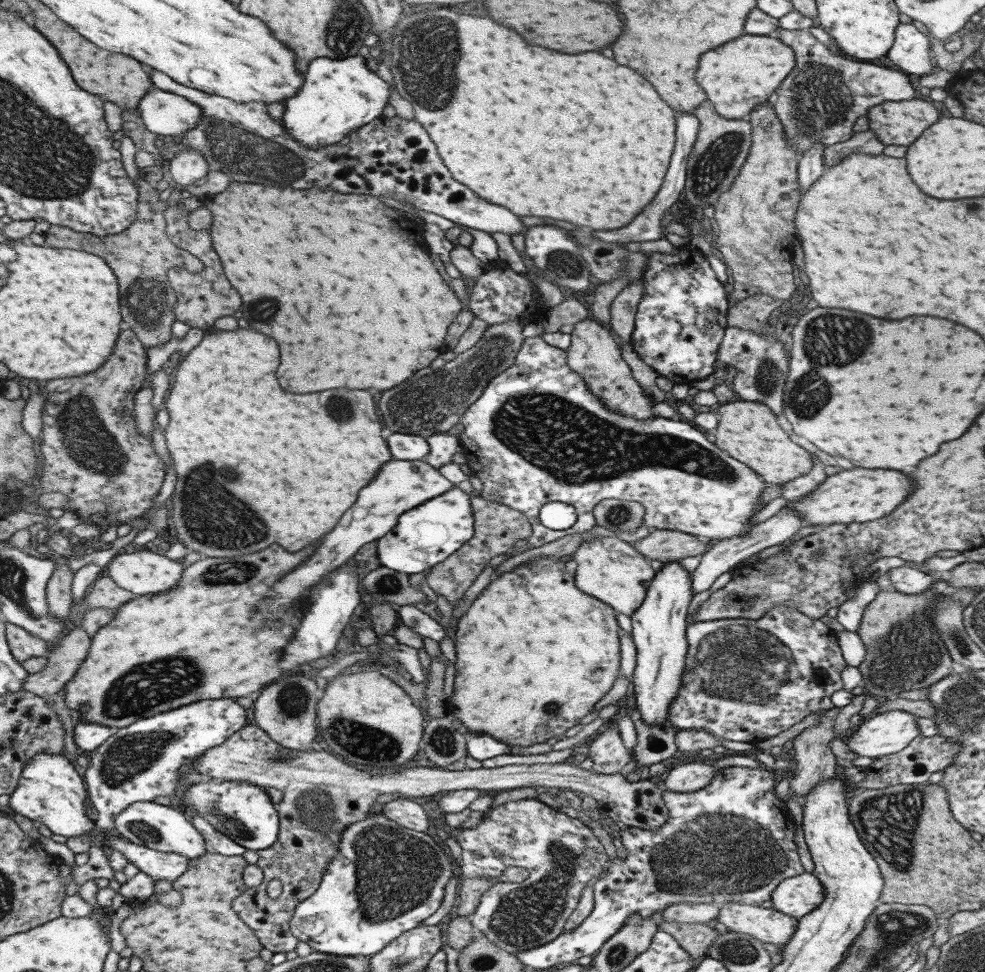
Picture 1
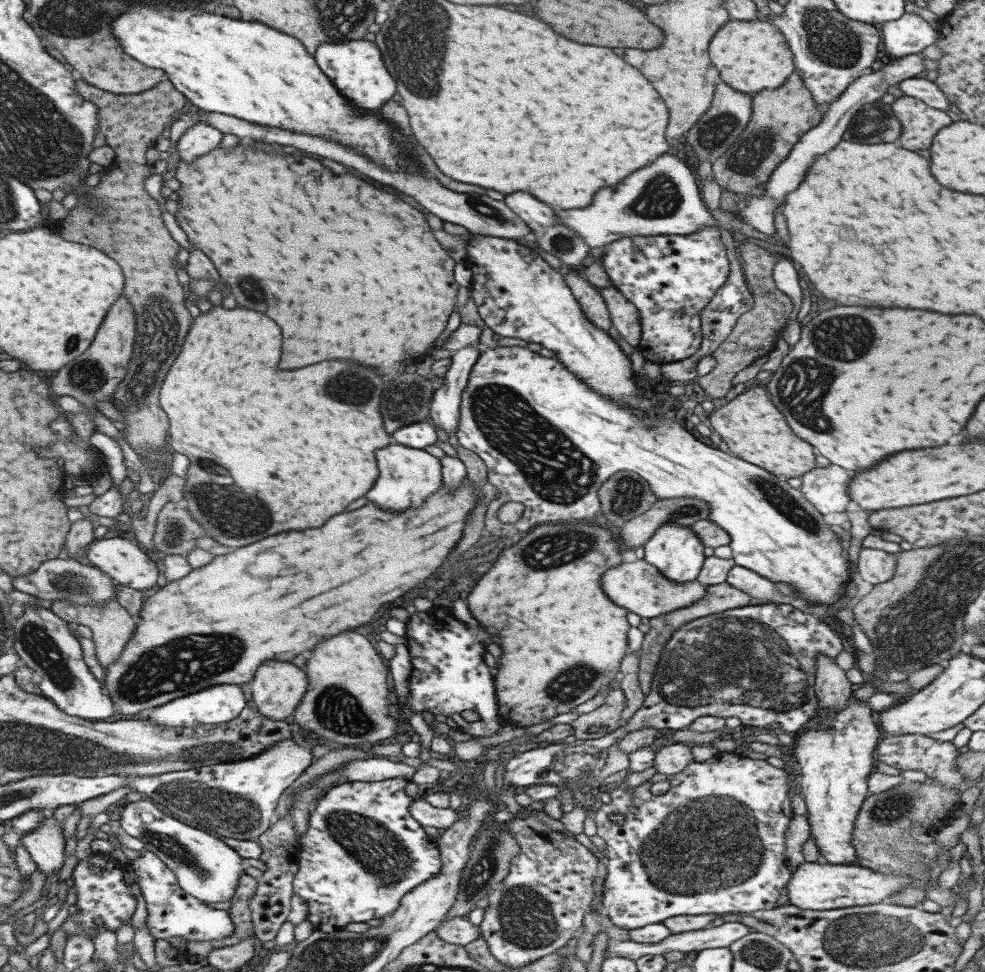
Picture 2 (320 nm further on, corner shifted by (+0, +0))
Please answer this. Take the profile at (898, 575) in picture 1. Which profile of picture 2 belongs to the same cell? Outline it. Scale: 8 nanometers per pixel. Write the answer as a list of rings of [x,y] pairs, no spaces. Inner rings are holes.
[[[861,547],[857,556],[857,573],[865,582],[876,585],[892,577],[895,564],[891,553]]]

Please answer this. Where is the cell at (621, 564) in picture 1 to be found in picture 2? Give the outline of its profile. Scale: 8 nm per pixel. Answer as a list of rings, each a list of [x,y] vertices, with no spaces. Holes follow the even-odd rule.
[[[645,559],[619,564],[615,568],[609,568],[609,572],[601,576],[601,588],[609,596],[609,600],[648,619],[698,602],[706,595],[706,587],[697,582],[696,578],[684,583],[670,581],[657,568],[645,563]]]

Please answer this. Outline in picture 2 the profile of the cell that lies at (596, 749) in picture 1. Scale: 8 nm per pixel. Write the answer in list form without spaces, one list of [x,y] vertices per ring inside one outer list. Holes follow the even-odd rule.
[[[619,687],[609,689],[602,700],[602,703],[594,708],[591,712],[577,715],[569,726],[573,729],[573,736],[581,741],[596,739],[597,737],[605,736],[609,732],[613,732],[618,727],[618,720],[623,708],[625,708],[625,697]]]

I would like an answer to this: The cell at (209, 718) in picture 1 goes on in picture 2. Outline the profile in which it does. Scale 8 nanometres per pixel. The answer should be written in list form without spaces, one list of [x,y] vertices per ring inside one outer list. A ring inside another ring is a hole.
[[[217,684],[208,686],[192,695],[181,696],[167,704],[154,707],[151,715],[146,715],[152,723],[162,727],[192,727],[202,724],[219,724],[233,720],[248,702],[236,684]]]

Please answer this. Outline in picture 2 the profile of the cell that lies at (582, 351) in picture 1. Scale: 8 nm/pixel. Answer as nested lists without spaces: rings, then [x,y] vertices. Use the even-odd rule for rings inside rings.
[[[567,273],[562,276],[565,285],[569,288],[571,296],[575,298],[579,310],[583,316],[593,324],[595,328],[612,333],[612,325],[607,313],[603,298],[596,288],[585,279],[577,277],[574,273]]]

